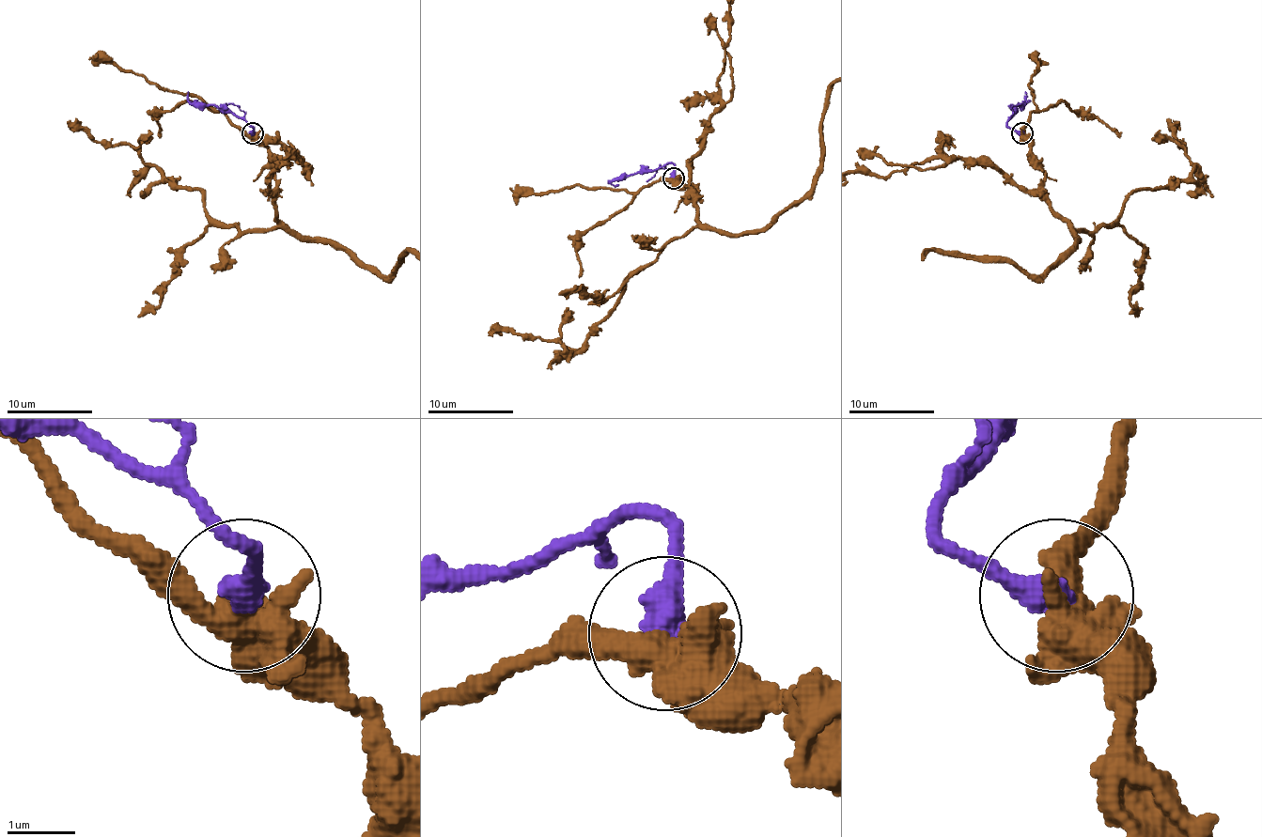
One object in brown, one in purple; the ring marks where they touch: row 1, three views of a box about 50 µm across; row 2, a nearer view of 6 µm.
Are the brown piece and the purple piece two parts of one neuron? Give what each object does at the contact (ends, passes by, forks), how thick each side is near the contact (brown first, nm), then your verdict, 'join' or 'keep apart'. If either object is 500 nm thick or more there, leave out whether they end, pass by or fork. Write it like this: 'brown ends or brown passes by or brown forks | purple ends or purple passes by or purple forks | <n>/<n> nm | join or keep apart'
brown forks | purple ends | 440/460 nm | keep apart

